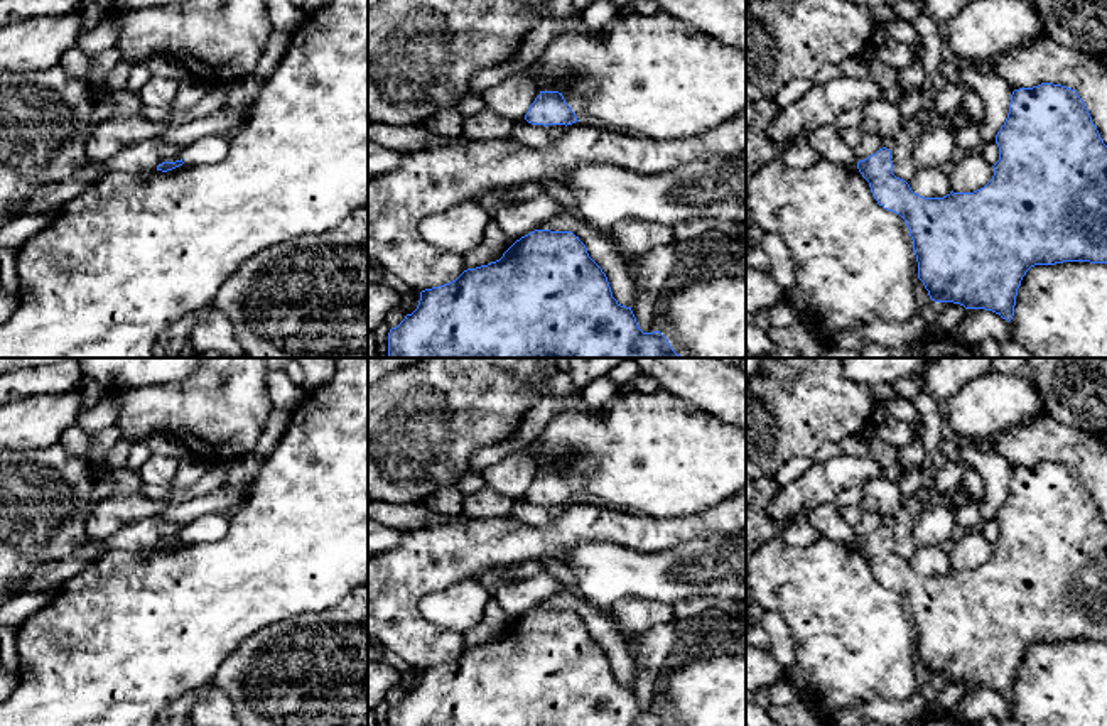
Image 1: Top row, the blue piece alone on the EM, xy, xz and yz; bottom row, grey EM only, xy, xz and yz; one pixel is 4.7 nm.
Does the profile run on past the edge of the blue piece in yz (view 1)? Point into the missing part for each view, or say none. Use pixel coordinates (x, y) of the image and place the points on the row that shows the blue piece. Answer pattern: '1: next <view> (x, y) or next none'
1: next none

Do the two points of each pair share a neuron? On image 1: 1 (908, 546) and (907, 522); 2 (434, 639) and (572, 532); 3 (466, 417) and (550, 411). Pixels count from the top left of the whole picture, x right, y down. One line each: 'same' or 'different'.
1: same
2: same
3: different

